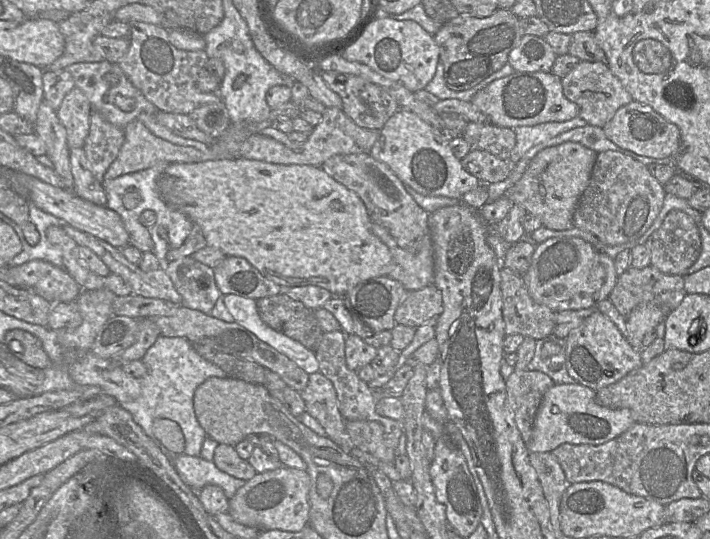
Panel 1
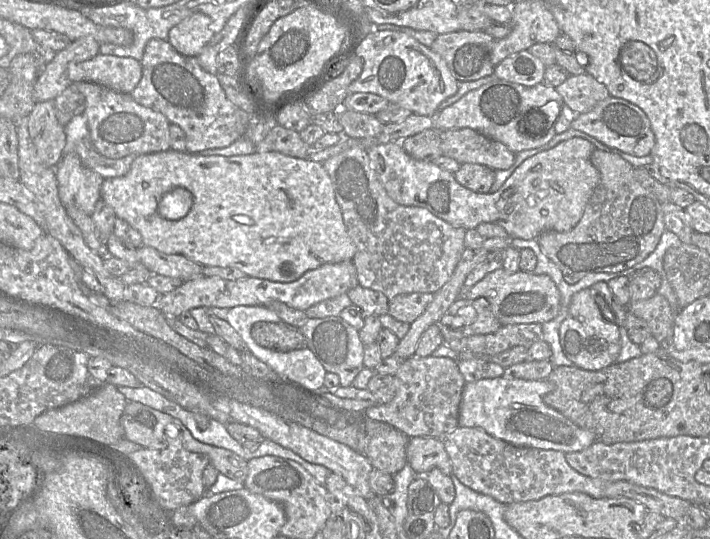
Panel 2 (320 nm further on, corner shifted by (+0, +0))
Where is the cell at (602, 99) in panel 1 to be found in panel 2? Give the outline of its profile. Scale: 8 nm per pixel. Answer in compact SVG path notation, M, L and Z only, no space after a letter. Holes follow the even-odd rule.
M588 73L570 75L556 91L564 103L577 113L586 113L610 95L607 87Z

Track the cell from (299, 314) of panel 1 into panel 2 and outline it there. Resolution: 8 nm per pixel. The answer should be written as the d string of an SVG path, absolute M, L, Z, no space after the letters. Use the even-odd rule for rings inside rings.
M258 321L251 327L251 337L260 346L278 352L307 347L307 341L301 330L285 321Z

